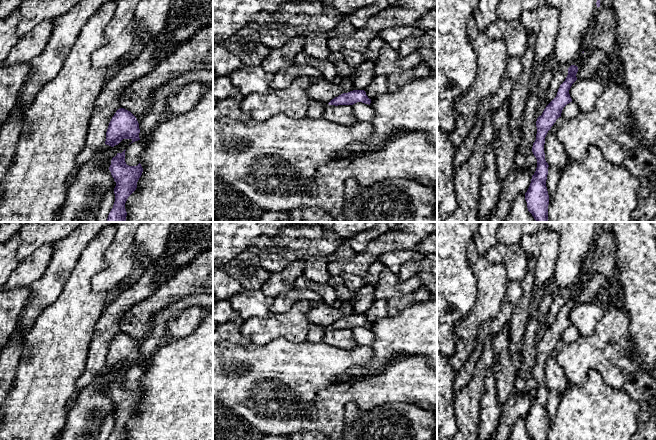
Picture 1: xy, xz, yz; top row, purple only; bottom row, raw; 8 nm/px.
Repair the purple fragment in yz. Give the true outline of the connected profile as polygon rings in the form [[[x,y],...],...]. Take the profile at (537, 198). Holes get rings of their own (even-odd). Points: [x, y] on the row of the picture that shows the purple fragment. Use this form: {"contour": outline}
{"contour": [[[571,65],[568,68],[568,75],[560,85],[556,97],[546,106],[542,115],[536,121],[537,134],[532,152],[537,159],[537,168],[525,193],[528,211],[536,222],[548,222],[549,195],[546,180],[549,165],[545,160],[544,153],[545,137],[556,120],[561,117],[563,108],[572,102],[569,90],[577,80],[577,72],[578,67],[575,65]]]}

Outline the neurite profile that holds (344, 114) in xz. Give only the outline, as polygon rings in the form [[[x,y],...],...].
[[[326,105],[322,115],[327,121],[340,122],[344,125],[353,125],[356,123],[357,117],[353,114],[352,105]]]

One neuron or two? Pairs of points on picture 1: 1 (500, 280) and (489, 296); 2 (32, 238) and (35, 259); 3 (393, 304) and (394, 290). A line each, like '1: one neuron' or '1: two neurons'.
1: one neuron
2: two neurons
3: two neurons

